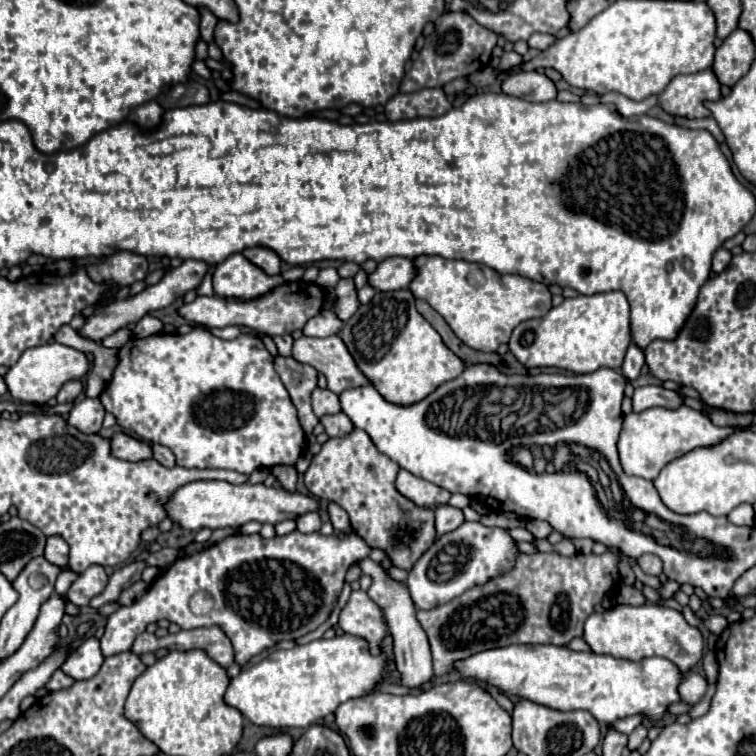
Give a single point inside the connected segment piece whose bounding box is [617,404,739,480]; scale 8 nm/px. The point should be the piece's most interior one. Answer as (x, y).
(649, 440)

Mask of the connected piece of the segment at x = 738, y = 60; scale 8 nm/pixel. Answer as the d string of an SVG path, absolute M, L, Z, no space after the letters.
M737 28L717 48L715 62L711 68L719 82L731 88L741 76L745 76L753 60L755 60L753 38L745 30Z

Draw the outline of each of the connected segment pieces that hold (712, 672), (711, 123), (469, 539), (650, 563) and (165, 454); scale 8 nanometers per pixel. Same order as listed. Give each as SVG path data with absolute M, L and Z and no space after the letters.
M707 650L705 652L705 656L703 656L703 668L705 668L705 674L707 674L707 680L709 680L709 684L713 684L715 680L717 680L717 660L715 660L715 654L711 652L711 650Z
M677 118L677 122L681 126L687 126L687 128L703 128L703 130L709 130L719 142L723 142L723 134L717 126L717 122L713 118L701 118L701 120L685 120L685 118Z
M463 522L461 528L441 536L415 562L407 578L407 588L417 608L431 610L461 596L461 592L499 576L505 572L505 568L509 568L509 564L513 564L515 554L515 542L503 528L487 528L479 522Z
M645 554L641 558L637 558L637 564L641 566L641 570L645 574L651 574L651 576L659 576L661 574L661 560L653 554Z
M155 444L155 446L153 446L153 458L155 458L159 464L167 466L167 468L173 468L173 466L175 466L175 456L173 456L173 452L171 452L169 448L165 448L165 446Z

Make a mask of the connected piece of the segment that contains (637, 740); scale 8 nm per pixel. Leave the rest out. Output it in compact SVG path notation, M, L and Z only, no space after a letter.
M637 726L631 734L629 734L629 750L637 750L639 744L647 738L647 730L645 726Z

